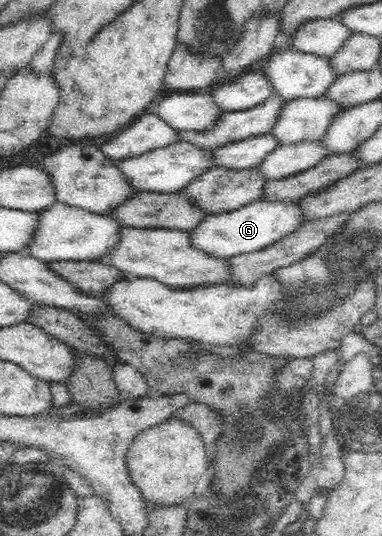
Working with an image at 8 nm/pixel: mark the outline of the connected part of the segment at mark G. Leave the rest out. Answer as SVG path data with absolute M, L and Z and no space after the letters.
M297 197L296 201L258 199L234 211L208 214L204 222L191 234L195 238L196 246L214 256L235 257L260 251L279 243L286 236L292 236L292 232L296 232L302 223L308 222L308 216L304 213L304 203L303 197Z

